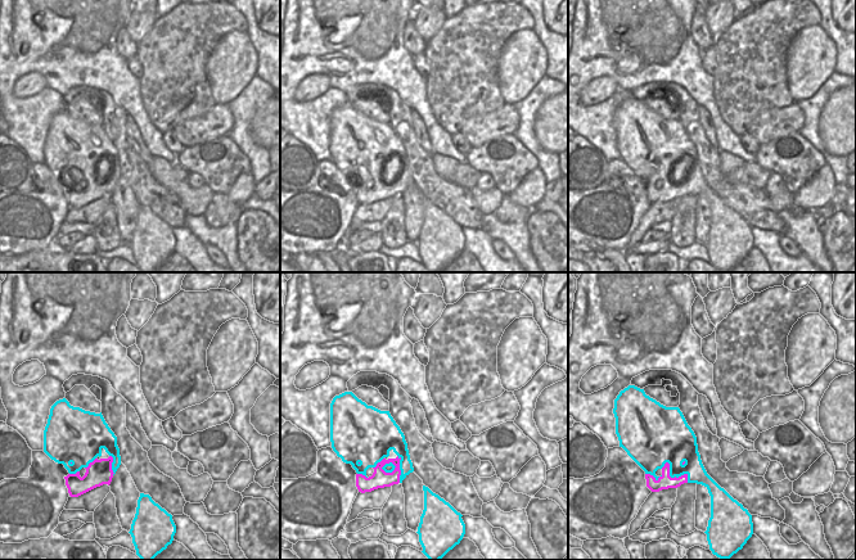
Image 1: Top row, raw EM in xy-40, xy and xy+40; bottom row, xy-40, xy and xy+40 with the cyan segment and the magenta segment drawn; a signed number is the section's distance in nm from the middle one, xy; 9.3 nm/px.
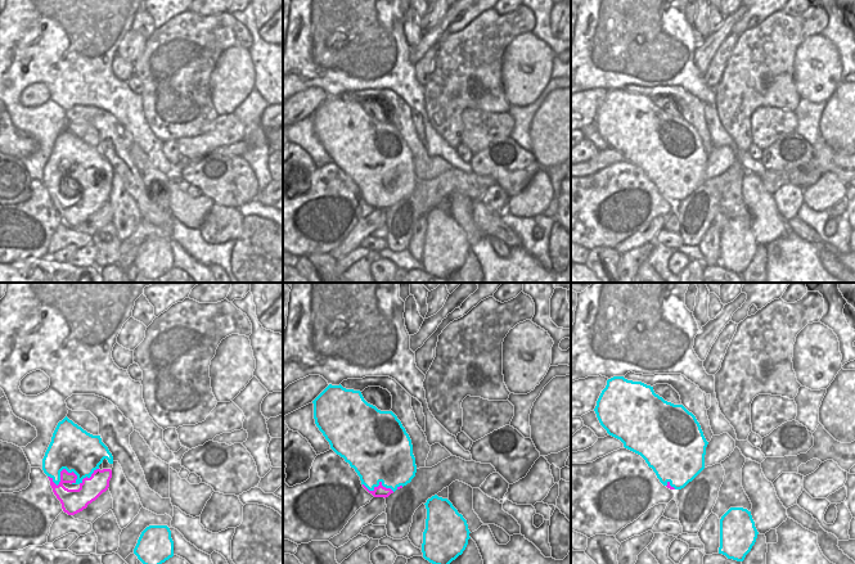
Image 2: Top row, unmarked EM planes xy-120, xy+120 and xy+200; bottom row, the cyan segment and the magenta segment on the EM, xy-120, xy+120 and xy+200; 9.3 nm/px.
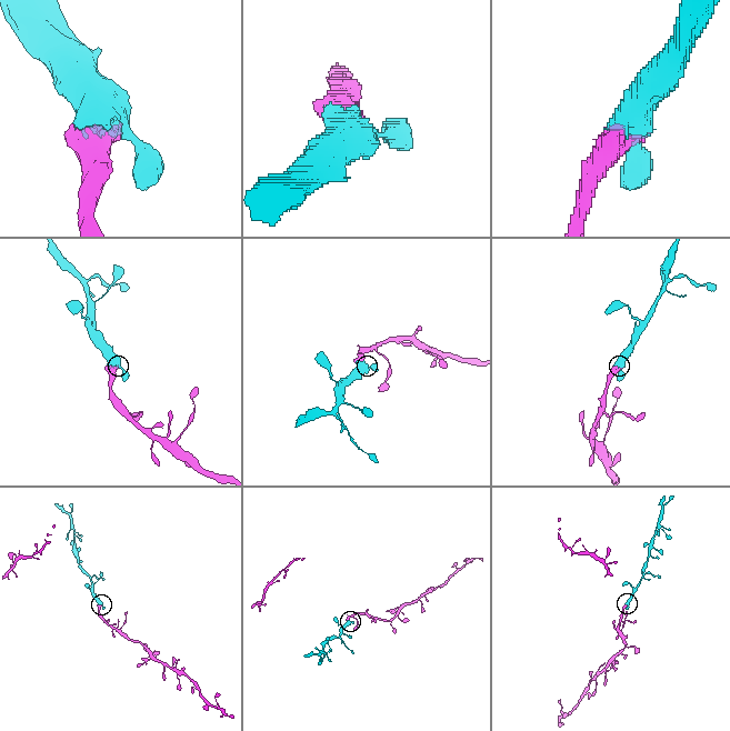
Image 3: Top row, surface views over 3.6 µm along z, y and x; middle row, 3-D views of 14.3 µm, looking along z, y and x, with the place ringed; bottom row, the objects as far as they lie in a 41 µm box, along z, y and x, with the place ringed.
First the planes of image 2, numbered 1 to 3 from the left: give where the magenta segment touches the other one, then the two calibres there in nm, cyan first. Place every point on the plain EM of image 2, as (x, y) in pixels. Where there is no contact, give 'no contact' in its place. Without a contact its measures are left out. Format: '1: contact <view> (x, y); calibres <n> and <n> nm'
1: contact xy-120 (59, 185); calibres 380 and 170 nm
2: contact xy+120 (378, 197); calibres 440 and 110 nm
3: contact xy+200 (671, 198); calibres 440 and 30 nm

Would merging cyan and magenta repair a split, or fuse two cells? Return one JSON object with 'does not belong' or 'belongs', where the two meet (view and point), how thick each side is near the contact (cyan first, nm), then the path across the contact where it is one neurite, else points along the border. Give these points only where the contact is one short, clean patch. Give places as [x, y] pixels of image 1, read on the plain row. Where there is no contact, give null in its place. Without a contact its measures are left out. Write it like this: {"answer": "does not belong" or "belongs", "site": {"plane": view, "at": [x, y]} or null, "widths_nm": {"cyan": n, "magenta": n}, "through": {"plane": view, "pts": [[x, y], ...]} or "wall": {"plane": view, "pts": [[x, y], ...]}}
{"answer": "belongs", "site": {"plane": "xy+40", "at": [672, 189]}, "widths_nm": {"cyan": 260, "magenta": 140}}

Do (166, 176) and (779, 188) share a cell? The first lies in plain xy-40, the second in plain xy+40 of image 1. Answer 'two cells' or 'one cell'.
two cells

